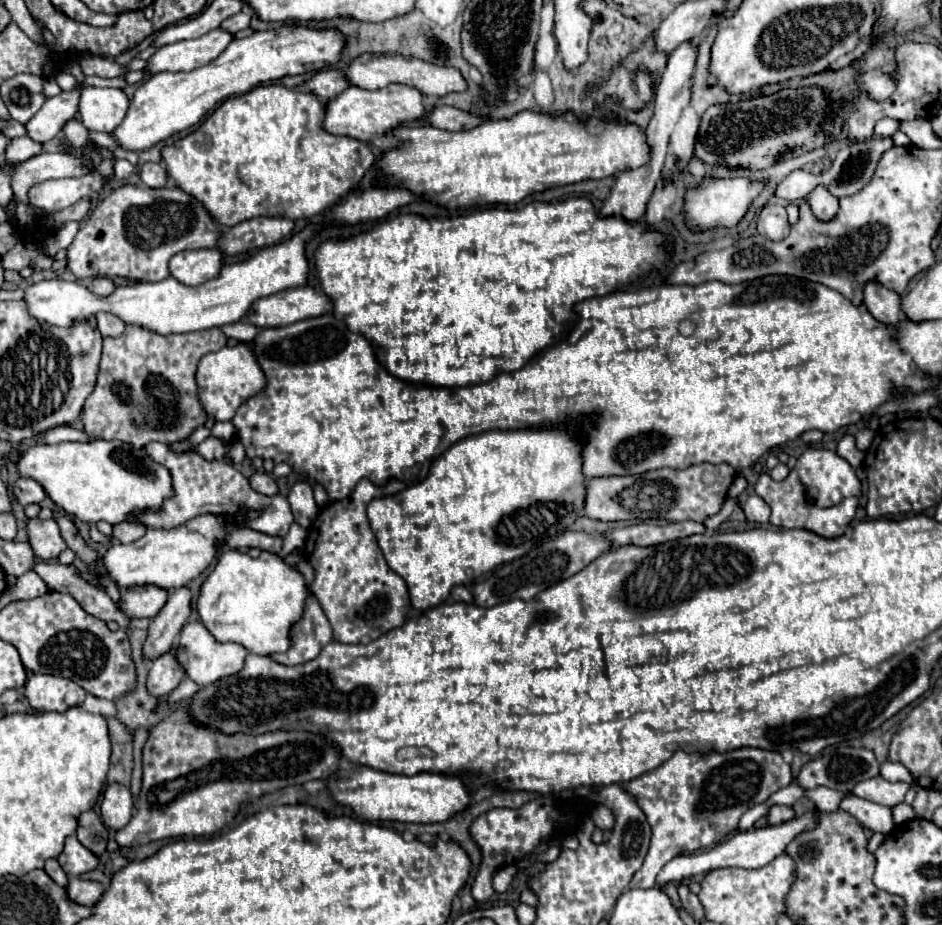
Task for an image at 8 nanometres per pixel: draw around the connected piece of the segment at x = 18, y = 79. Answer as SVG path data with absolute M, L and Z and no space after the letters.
M16 74L2 84L2 100L14 120L26 124L46 102L42 78L34 74Z

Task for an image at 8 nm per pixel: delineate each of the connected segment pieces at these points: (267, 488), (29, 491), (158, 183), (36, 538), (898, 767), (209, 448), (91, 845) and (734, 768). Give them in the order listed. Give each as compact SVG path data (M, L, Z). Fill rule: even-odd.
M254 472L250 476L250 486L252 486L252 490L256 490L256 492L260 492L264 496L278 494L278 486L276 486L274 478L270 474L266 474L266 472Z
M18 478L14 482L14 496L16 496L16 500L22 506L28 506L32 502L40 504L48 494L36 480L32 480L32 478Z
M144 164L140 168L140 178L150 188L164 188L168 182L168 172L162 164Z
M30 520L28 524L28 542L34 548L34 554L42 560L54 560L66 550L66 542L60 534L58 522L50 520Z
M886 760L886 762L880 764L880 776L890 780L890 782L896 782L896 780L914 782L914 778L910 776L908 768L904 764L898 764L898 762L892 762L892 760Z
M208 436L202 444L196 446L196 452L206 456L206 460L224 460L226 454L228 454L228 446L226 446L224 440Z
M92 810L84 812L80 816L80 824L76 830L78 840L96 856L102 856L106 852L106 842L108 842L108 830L98 818L98 814Z
M738 748L730 752L674 752L670 760L654 768L654 772L646 772L646 776L640 776L638 780L630 780L624 784L626 792L638 800L638 806L646 814L646 820L652 828L652 840L650 850L646 854L646 860L642 868L634 874L630 888L652 888L656 884L656 876L662 870L666 862L670 862L674 856L690 854L700 848L710 848L712 844L718 844L726 836L738 830L740 816L754 804L766 802L776 790L788 786L792 782L792 770L790 764L784 762L780 752L762 750L762 748ZM710 822L716 822L718 828L710 828Z

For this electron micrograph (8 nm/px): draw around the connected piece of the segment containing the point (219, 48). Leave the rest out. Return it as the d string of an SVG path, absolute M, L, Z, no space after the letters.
M222 28L210 30L206 36L194 40L180 40L174 44L162 46L150 60L148 70L152 74L158 72L188 72L200 66L206 66L214 58L218 58L226 46L234 40L234 34Z

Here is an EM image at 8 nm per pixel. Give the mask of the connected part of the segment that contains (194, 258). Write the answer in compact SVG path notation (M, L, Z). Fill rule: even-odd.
M200 248L176 254L170 260L170 274L182 284L202 284L220 274L224 252L220 248Z

